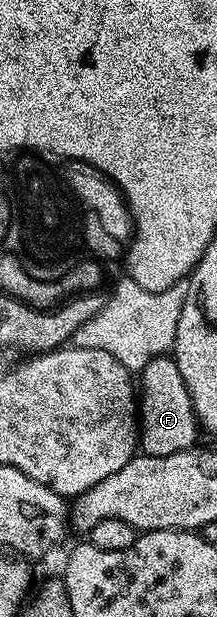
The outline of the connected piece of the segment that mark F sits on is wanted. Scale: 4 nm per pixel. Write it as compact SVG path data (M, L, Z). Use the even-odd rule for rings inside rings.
M170 356L156 357L139 377L139 447L149 457L190 449L201 435L189 389Z

